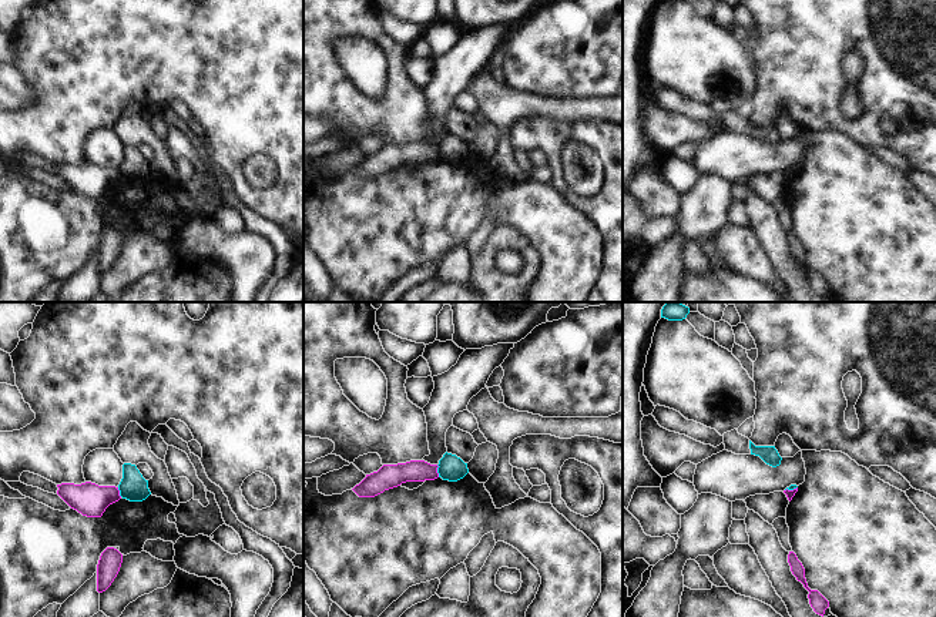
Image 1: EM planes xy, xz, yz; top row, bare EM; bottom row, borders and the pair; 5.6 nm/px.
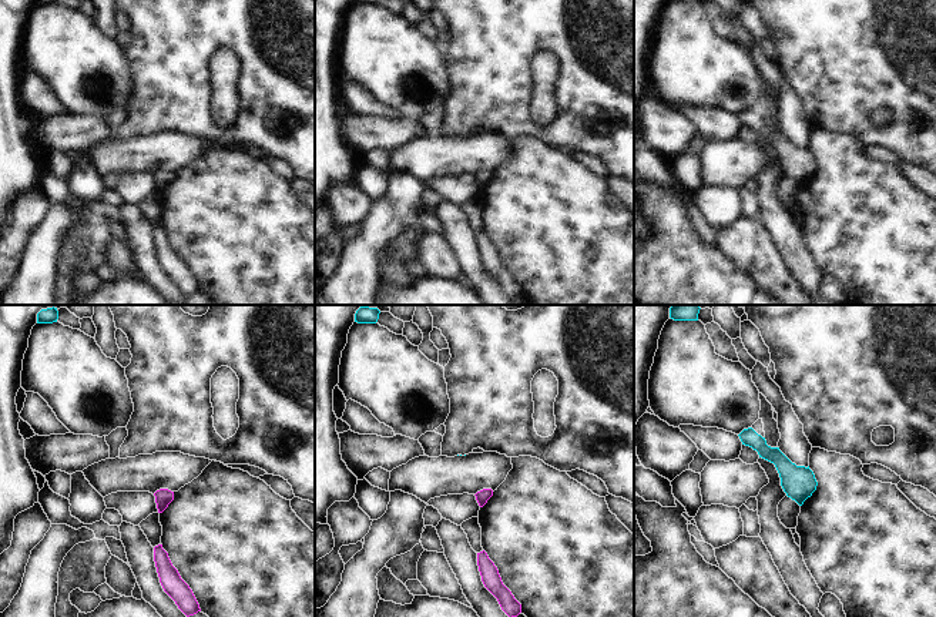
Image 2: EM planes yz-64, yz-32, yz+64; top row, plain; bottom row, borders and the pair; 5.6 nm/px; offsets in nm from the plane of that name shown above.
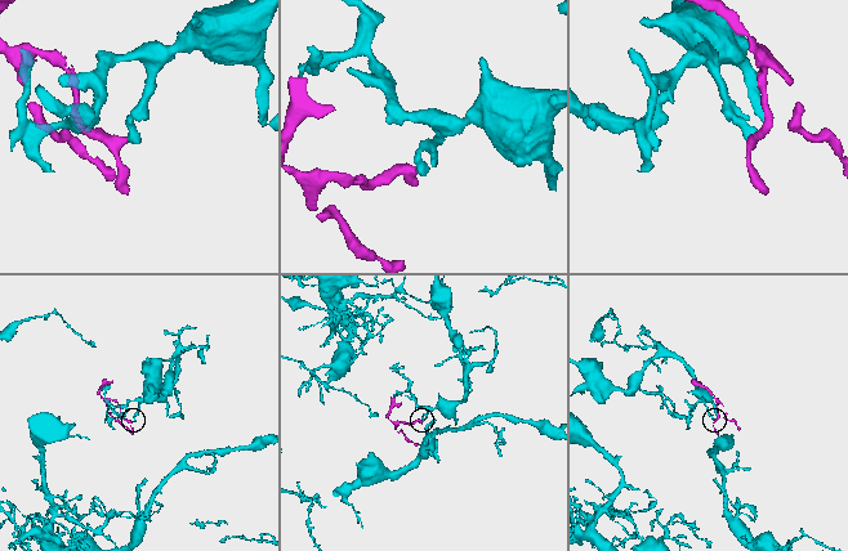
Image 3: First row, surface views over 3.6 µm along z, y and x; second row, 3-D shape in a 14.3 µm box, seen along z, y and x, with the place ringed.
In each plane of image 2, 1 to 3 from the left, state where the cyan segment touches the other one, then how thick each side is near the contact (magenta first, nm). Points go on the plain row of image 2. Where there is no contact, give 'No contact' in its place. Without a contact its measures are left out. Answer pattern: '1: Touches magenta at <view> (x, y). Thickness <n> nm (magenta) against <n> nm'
1: No contact
2: No contact
3: No contact

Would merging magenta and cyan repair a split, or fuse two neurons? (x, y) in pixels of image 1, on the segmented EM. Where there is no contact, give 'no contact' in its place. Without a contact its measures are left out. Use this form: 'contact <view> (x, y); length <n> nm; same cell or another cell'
contact xz (436, 470); length 70 nm; another cell

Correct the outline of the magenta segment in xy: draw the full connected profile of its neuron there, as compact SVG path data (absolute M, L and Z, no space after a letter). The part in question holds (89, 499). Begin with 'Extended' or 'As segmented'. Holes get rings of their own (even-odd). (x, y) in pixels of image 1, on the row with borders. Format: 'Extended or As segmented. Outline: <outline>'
As segmented. Outline: M91 482L81 484L57 484L57 494L74 510L87 517L101 517L105 509L121 499L115 486L98 486Z

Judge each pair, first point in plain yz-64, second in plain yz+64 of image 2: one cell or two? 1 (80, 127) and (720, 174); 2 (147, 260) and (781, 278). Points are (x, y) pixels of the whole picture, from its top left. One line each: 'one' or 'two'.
1: two
2: two

